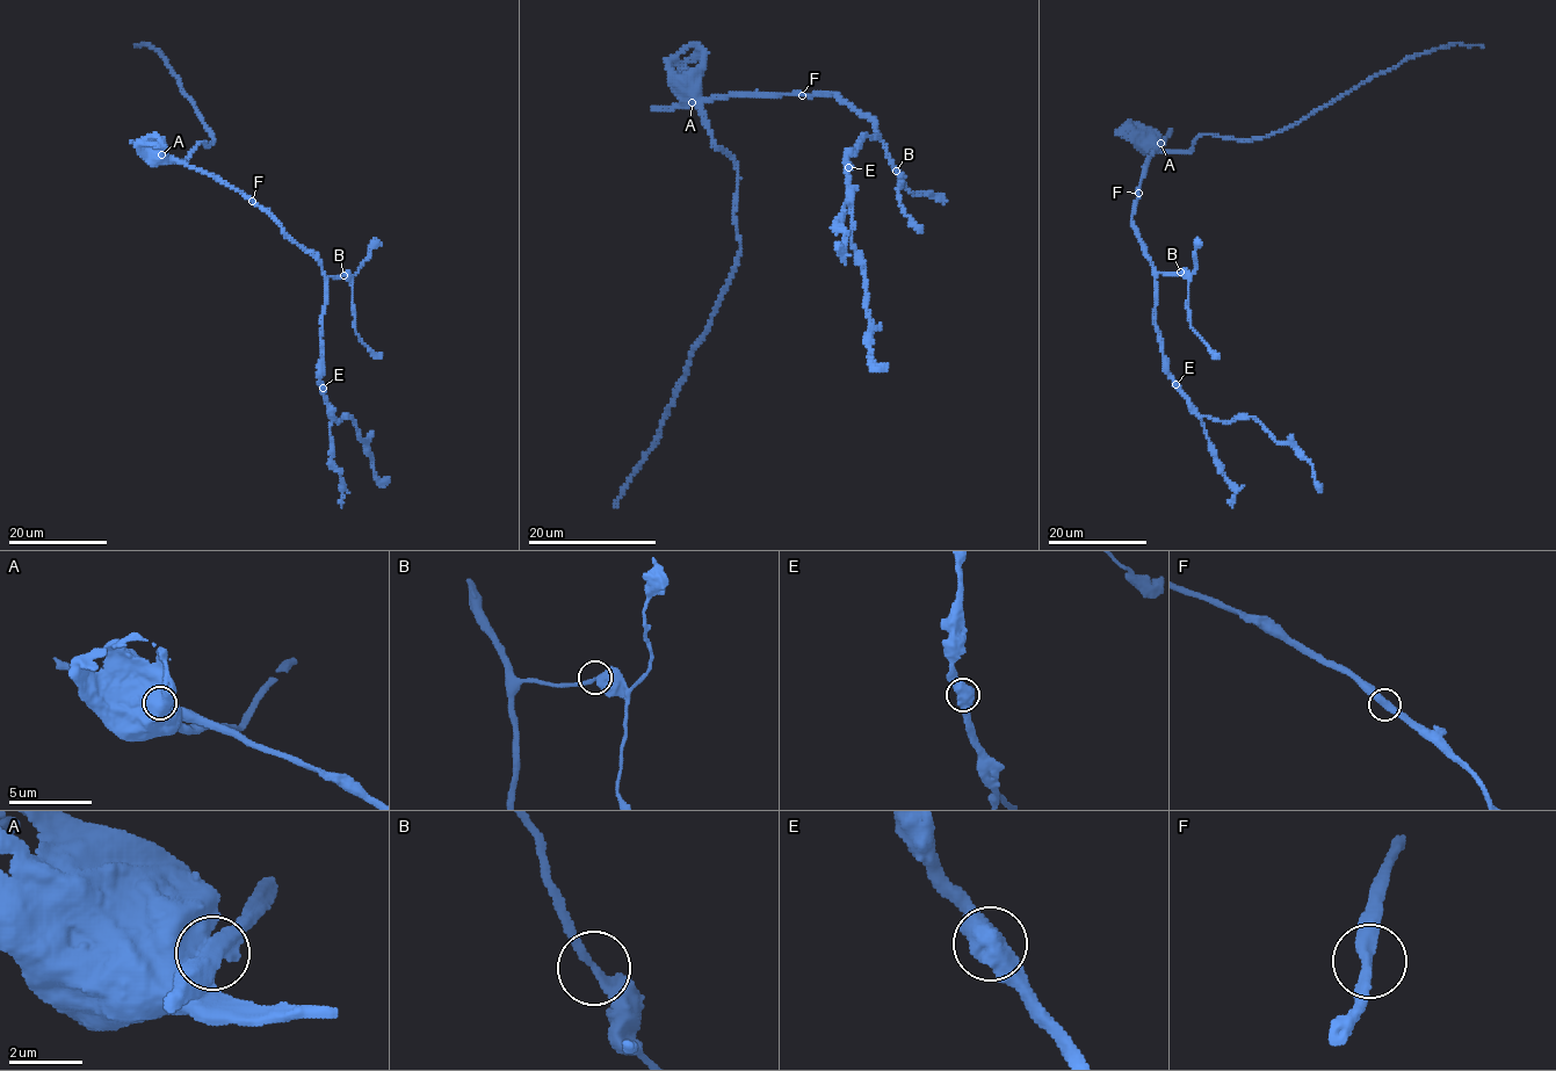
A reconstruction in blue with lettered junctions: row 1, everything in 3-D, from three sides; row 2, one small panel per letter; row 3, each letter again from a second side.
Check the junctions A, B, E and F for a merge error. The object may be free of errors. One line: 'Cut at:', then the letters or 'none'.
Cut at: A

